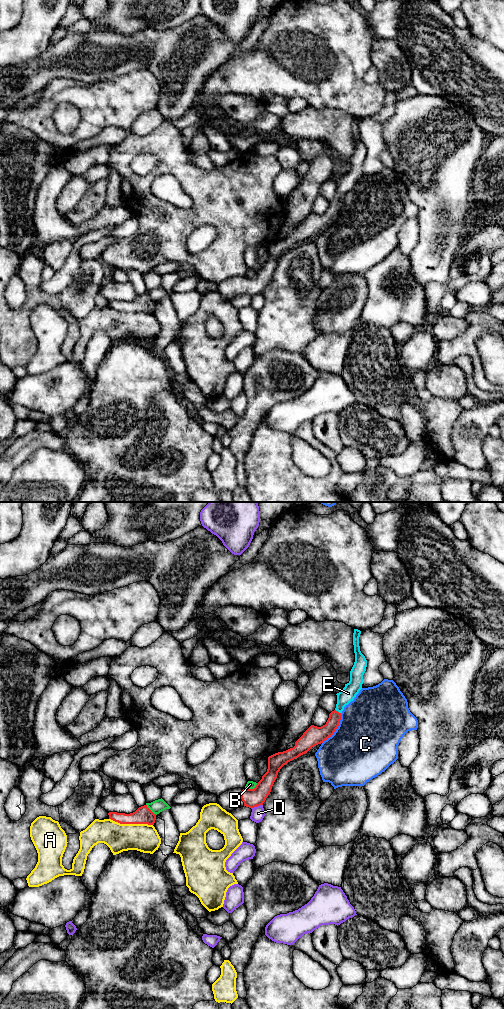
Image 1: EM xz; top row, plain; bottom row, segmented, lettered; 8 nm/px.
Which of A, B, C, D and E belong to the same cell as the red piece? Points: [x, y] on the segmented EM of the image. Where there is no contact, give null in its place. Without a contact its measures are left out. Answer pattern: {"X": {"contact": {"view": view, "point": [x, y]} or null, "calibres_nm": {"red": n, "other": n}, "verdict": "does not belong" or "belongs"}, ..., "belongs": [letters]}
{"A": {"contact": {"view": "xz", "point": [131, 823]}, "calibres_nm": {"red": 140, "other": 220}, "verdict": "does not belong"}, "B": {"contact": {"view": "xz", "point": [251, 789]}, "calibres_nm": {"red": 150, "other": 60}, "verdict": "does not belong"}, "C": {"contact": {"view": "xz", "point": [336, 728]}, "calibres_nm": {"red": 150, "other": 500}, "verdict": "does not belong"}, "D": {"contact": {"view": "xz", "point": [256, 806]}, "calibres_nm": {"red": 150, "other": 110}, "verdict": "does not belong"}, "E": {"contact": {"view": "xz", "point": [337, 711]}, "calibres_nm": {"red": 140, "other": 120}, "verdict": "belongs"}, "belongs": ["E"]}

